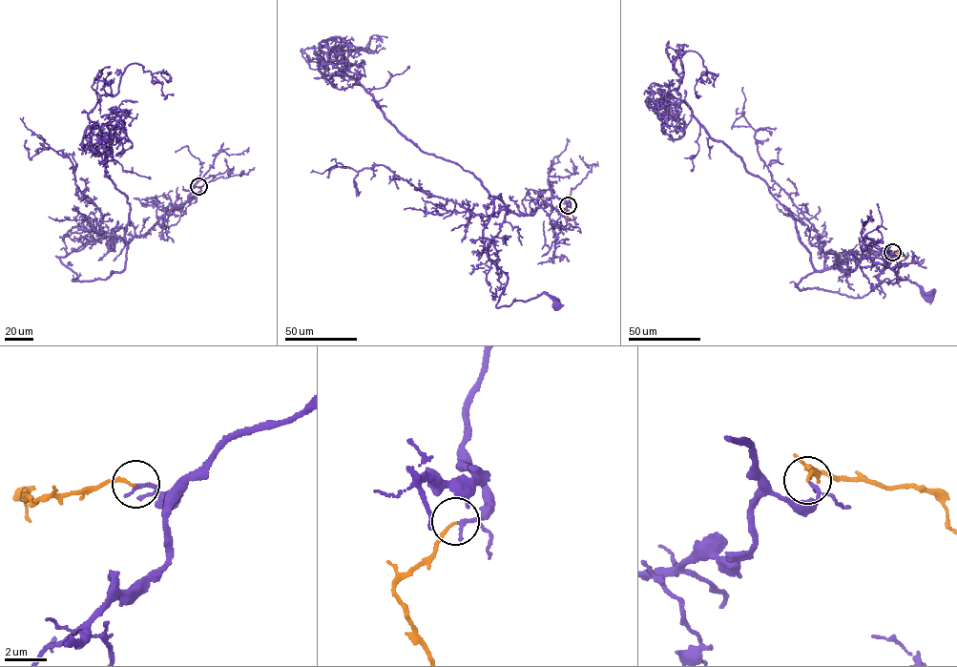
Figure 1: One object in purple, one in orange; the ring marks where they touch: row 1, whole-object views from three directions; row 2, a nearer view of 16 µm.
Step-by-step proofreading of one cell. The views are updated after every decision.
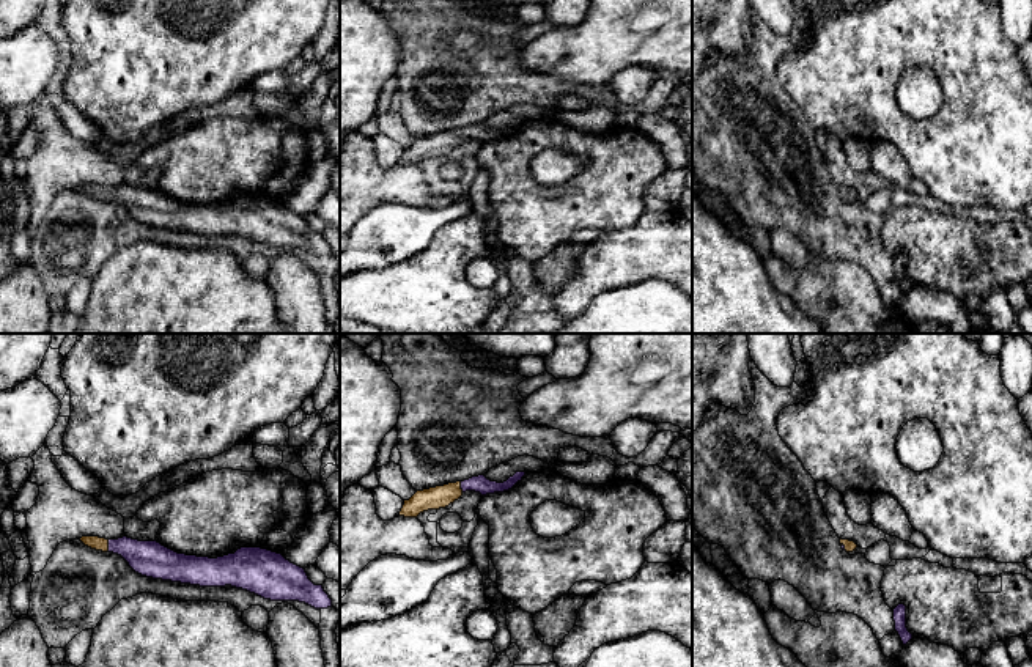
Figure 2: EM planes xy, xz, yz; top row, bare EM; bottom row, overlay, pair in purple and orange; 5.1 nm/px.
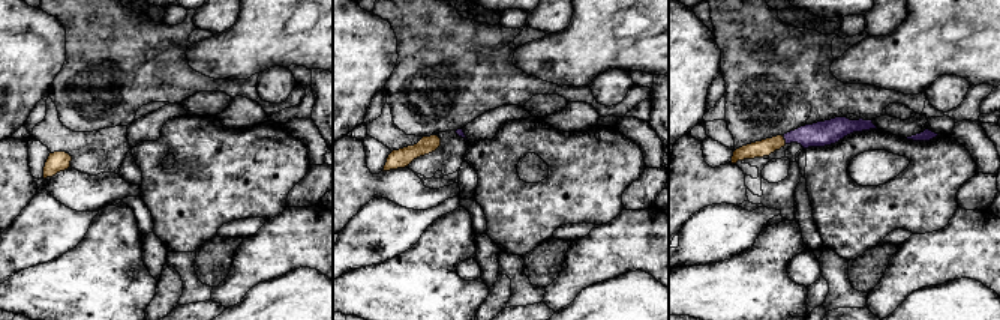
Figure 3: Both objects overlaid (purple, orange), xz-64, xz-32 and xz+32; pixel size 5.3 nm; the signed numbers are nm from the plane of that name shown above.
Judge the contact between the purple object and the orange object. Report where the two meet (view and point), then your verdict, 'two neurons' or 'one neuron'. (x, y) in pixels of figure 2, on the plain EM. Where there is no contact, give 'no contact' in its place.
xy (109, 192) | one neuron

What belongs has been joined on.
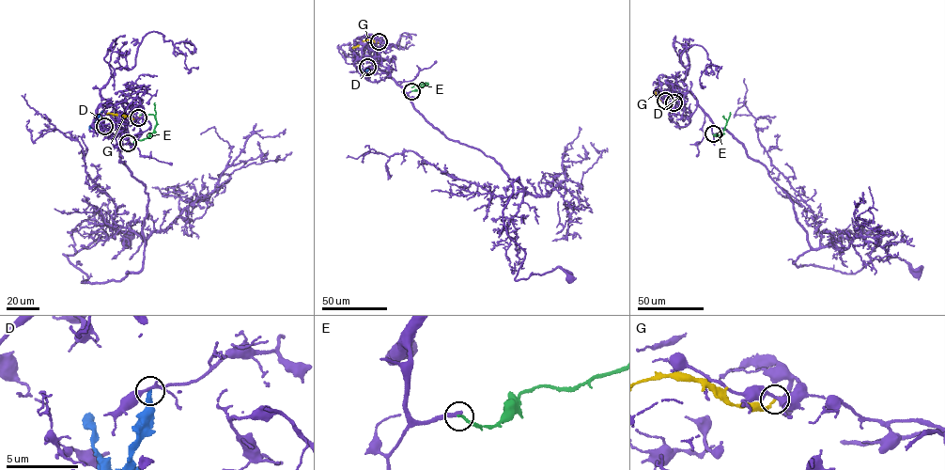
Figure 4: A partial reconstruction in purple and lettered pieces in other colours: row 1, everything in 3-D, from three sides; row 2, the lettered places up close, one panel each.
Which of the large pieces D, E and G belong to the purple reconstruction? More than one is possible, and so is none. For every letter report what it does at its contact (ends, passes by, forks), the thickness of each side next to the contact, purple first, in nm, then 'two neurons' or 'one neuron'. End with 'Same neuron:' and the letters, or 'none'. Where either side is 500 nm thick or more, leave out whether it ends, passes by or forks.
D: it ends there; 190 nm thick on the purple side, 360 nm on the other; two neurons
E: it ends there; 280 nm thick on the purple side, 180 nm on the other; two neurons
G: it ends there; 360 nm thick on the purple side, 160 nm on the other; two neurons
Same neuron: none

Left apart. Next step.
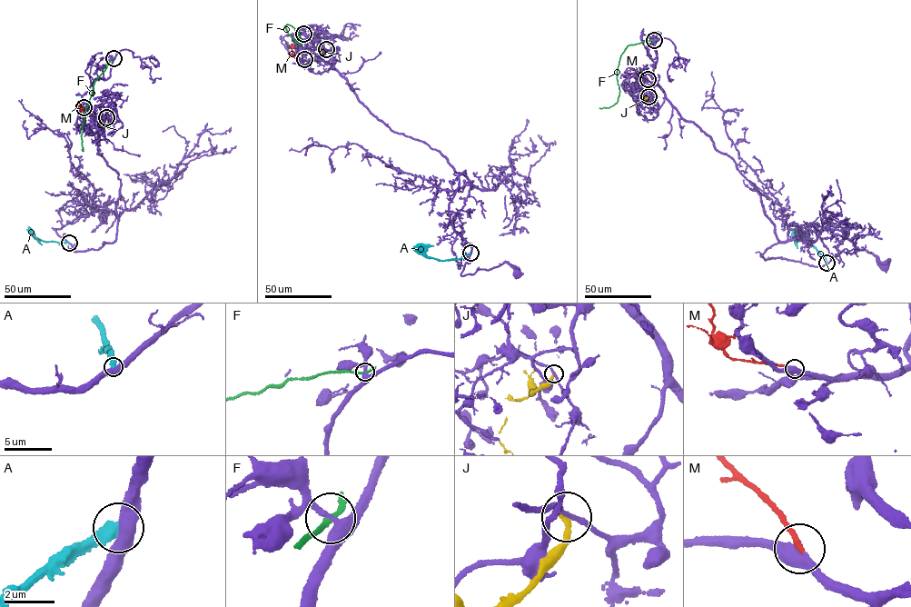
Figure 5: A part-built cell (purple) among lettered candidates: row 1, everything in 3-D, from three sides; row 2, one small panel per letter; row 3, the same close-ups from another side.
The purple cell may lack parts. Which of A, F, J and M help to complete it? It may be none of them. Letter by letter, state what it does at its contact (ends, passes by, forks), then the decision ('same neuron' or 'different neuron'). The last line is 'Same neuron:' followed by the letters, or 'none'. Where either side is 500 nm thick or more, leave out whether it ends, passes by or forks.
A: different neuron
F: it passes by; different neuron
J: it ends; different neuron
M: same neuron
Same neuron: M

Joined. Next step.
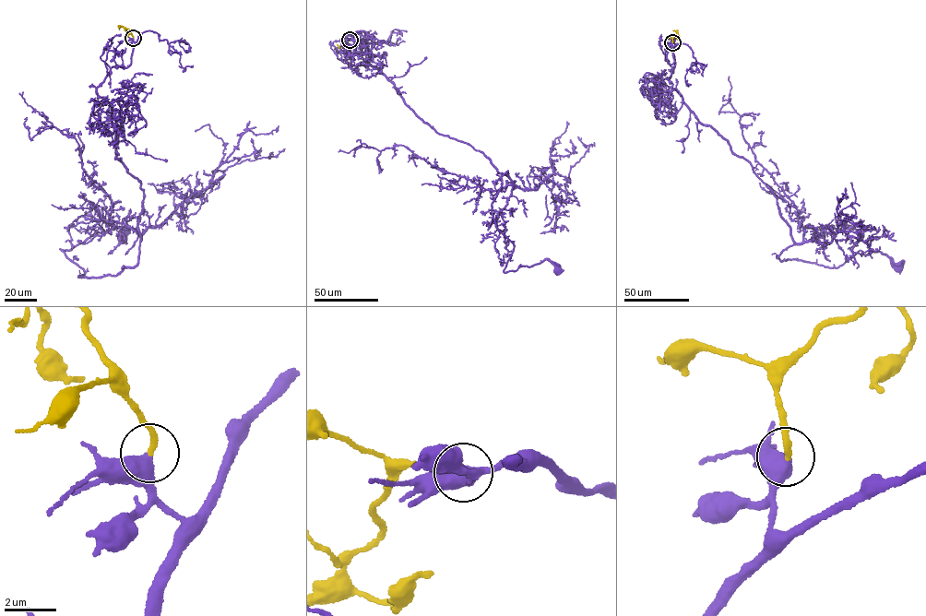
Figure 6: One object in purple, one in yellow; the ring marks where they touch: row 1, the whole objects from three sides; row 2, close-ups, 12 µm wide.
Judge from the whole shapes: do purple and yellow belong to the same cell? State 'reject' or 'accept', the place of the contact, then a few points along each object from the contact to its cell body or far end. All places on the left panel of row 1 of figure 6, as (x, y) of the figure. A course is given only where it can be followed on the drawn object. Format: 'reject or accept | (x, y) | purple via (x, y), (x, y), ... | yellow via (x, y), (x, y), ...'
accept | (133, 38) | purple via (133, 38), (97, 92), (119, 105), (115, 157), (143, 192), (137, 262), (78, 277), (60, 249), (123, 238) | yellow via (133, 38), (128, 29), (119, 27)

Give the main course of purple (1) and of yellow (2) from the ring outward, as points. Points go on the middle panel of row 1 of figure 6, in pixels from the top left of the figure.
1: (350, 40), (349, 66), (378, 70), (432, 127), (507, 171), (492, 205), (513, 243), (504, 271), (558, 269)
2: (350, 40), (341, 46), (337, 44)

